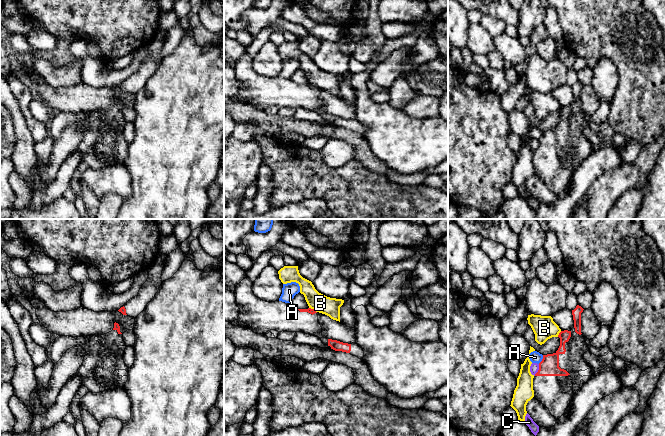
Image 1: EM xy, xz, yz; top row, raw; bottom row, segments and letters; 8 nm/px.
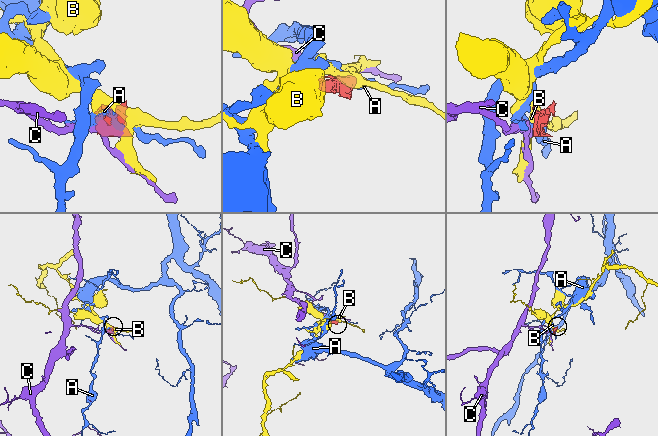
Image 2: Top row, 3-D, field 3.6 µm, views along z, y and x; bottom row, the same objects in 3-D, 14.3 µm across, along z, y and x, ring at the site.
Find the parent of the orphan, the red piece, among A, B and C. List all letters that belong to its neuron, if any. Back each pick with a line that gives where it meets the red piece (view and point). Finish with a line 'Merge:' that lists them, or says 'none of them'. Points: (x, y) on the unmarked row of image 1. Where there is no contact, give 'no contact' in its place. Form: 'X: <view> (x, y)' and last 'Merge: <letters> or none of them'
Merge: none of them

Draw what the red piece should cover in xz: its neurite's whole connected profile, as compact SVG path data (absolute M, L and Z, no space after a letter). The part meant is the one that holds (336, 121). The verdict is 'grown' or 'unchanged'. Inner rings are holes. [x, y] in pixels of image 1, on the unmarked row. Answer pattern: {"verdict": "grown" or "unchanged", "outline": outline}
{"verdict": "grown", "outline": "M245 54L234 69L240 85L238 96L246 99L254 109L266 110L270 106L303 108L319 113L324 121L335 127L350 129L363 136L364 127L357 119L348 120L322 112L322 103L314 85L298 85L282 77L263 77L254 71L252 61L253 58Z"}

